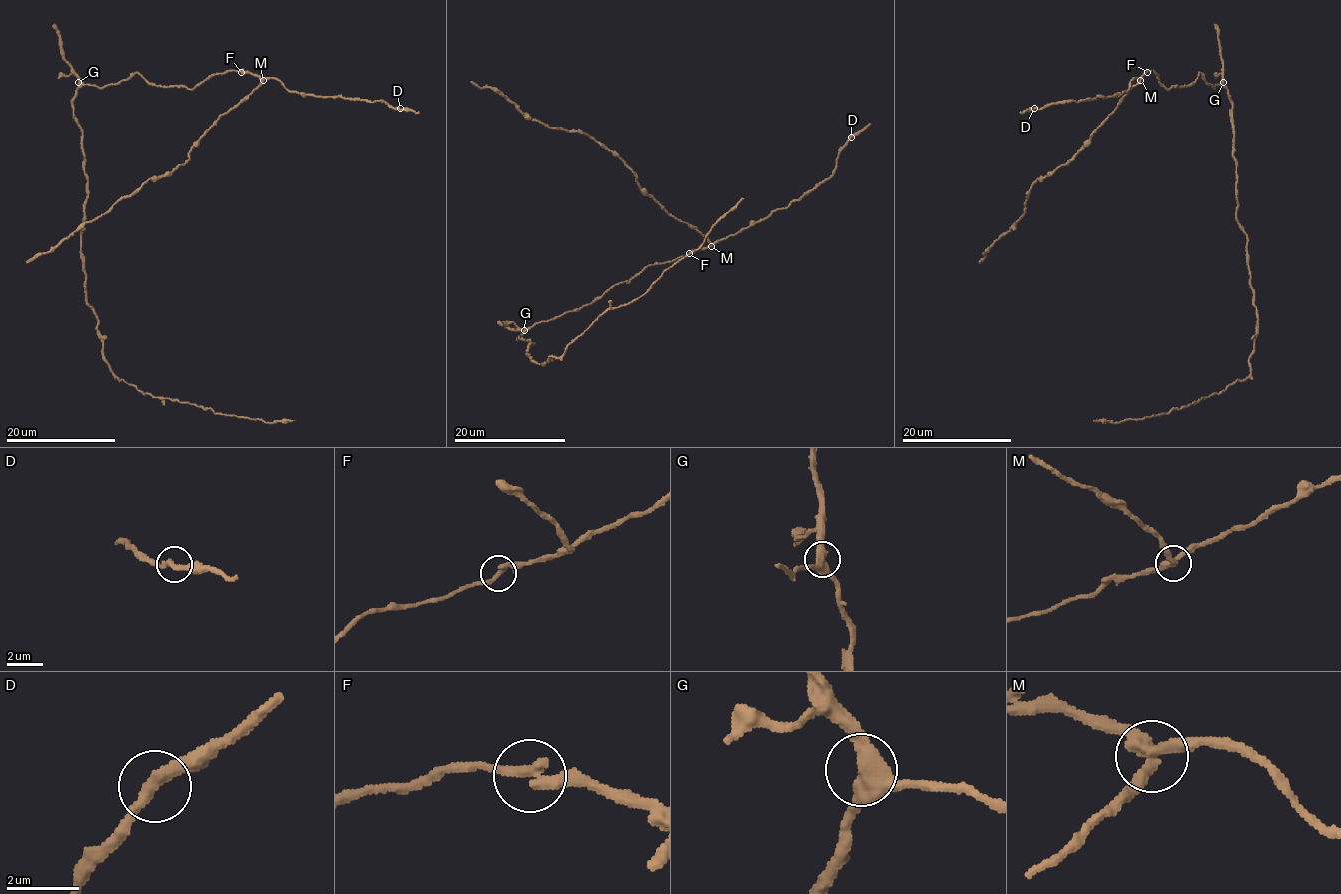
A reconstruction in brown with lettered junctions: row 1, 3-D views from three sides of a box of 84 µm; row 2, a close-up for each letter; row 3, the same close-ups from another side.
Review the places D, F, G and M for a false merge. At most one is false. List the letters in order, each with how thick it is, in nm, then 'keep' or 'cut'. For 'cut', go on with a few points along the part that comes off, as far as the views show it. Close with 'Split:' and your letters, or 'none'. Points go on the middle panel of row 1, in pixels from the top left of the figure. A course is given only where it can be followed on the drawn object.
D: calibre 320 nm; keep
F: calibre 300 nm; keep
G: calibre 420 nm; keep
M: calibre 300 nm; cut; course (711, 246), (587, 134), (529, 119), (493, 88), (471, 81)
Split: M

